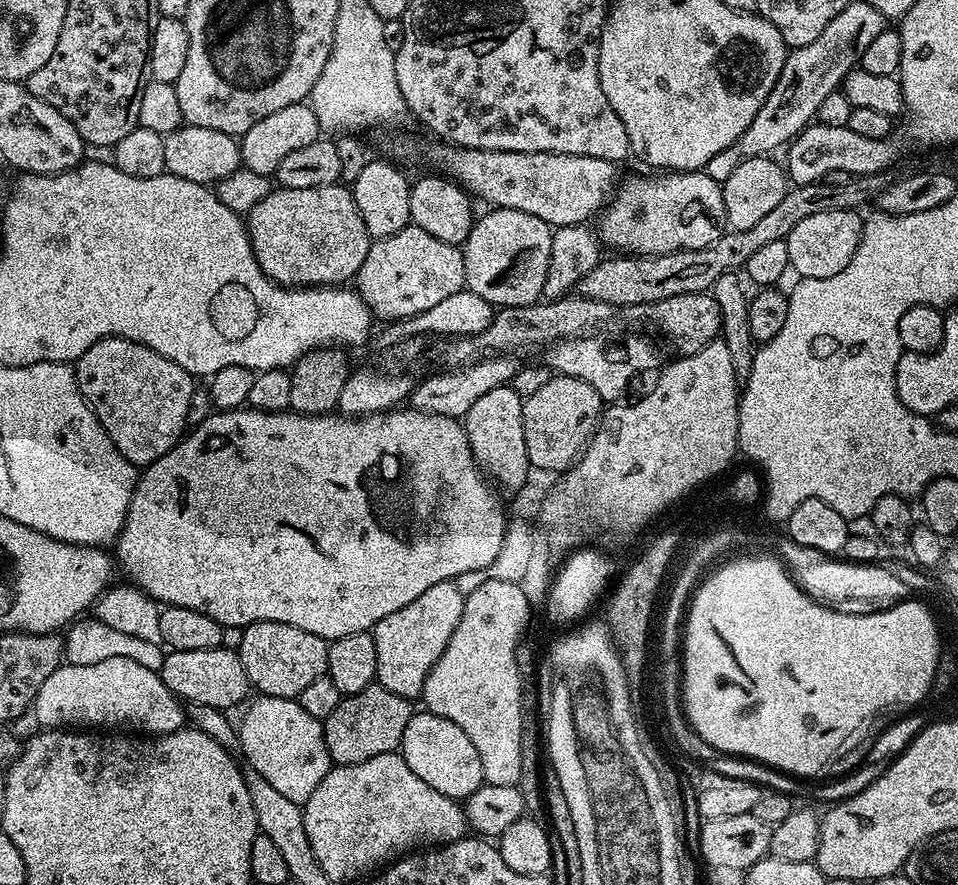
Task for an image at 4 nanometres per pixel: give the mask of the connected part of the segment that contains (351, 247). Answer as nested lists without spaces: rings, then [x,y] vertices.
[[[340,182],[310,186],[310,190],[273,187],[266,198],[258,202],[258,206],[246,213],[246,223],[258,266],[262,266],[262,270],[272,281],[286,288],[347,285],[358,274],[366,258],[366,250],[370,250],[373,241],[366,230],[366,222],[362,222],[362,214],[358,214],[351,187]]]

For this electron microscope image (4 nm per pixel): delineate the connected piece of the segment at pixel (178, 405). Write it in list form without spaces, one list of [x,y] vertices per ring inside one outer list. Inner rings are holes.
[[[108,336],[94,342],[86,354],[74,361],[74,367],[82,398],[86,398],[98,422],[102,422],[106,434],[110,434],[110,442],[118,446],[118,454],[122,454],[122,458],[137,466],[147,466],[162,458],[162,454],[169,452],[185,435],[194,378],[170,358],[162,358],[162,354],[138,342],[130,342],[124,336]]]

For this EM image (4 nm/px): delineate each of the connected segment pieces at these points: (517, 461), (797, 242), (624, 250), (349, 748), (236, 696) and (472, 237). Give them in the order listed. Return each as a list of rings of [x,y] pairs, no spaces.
[[[505,386],[482,394],[482,398],[478,398],[478,402],[474,402],[474,406],[470,406],[468,413],[462,417],[464,433],[468,439],[472,456],[476,460],[476,465],[480,467],[480,471],[493,485],[499,486],[501,484],[508,492],[518,491],[527,482],[528,472],[530,473],[528,455],[526,454],[526,430],[522,430],[523,409],[524,402],[521,396],[511,386]]]
[[[834,209],[813,214],[804,218],[787,236],[790,250],[790,268],[800,278],[830,278],[830,274],[838,274],[838,270],[846,267],[846,262],[854,258],[854,250],[858,250],[861,213],[853,209]]]
[[[697,170],[694,172],[670,172],[665,171],[663,174],[648,174],[652,176],[628,176],[619,181],[616,191],[612,194],[612,199],[604,205],[599,213],[600,228],[598,227],[598,239],[605,249],[617,248],[615,251],[620,254],[630,256],[661,256],[671,252],[685,252],[686,250],[698,250],[710,246],[719,236],[723,236],[726,231],[728,219],[726,218],[726,202],[722,198],[721,181],[715,180],[708,176],[707,171]]]
[[[378,682],[358,694],[343,697],[334,709],[334,714],[322,722],[326,750],[333,765],[357,764],[366,762],[366,758],[378,758],[378,754],[397,751],[402,734],[406,734],[406,722],[410,722],[413,711],[413,701],[398,694],[390,694],[390,690]]]
[[[231,648],[169,651],[167,655],[168,657],[158,664],[162,682],[166,682],[169,690],[189,705],[192,703],[201,704],[204,708],[232,708],[250,692],[246,670],[239,655]]]
[[[488,210],[473,223],[462,245],[466,288],[497,309],[537,303],[544,295],[553,231],[553,225],[534,218],[534,214],[526,214],[526,210]]]

